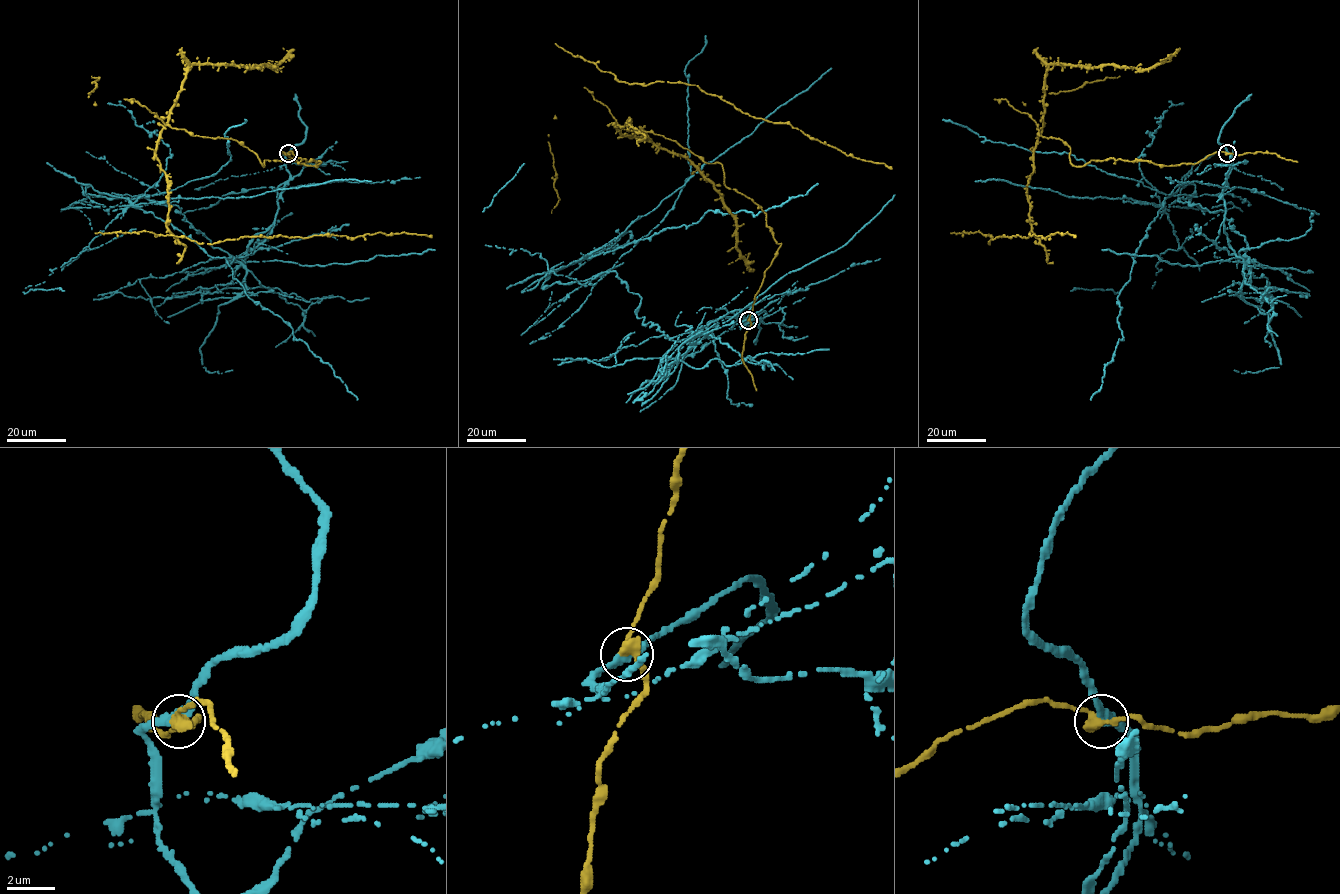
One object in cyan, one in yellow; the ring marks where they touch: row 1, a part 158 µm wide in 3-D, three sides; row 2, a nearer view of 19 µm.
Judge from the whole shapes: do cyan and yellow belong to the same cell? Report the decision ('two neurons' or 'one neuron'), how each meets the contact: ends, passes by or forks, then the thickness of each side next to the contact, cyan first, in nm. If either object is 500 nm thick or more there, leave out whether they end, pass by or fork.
two neurons | cyan passes by | yellow passes by | 340/360 nm

